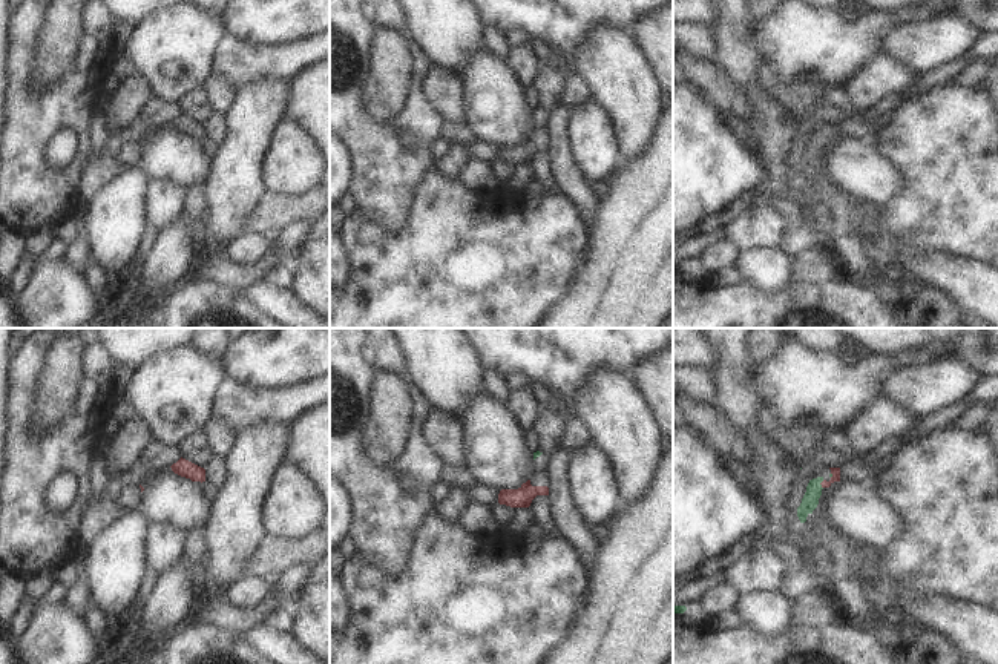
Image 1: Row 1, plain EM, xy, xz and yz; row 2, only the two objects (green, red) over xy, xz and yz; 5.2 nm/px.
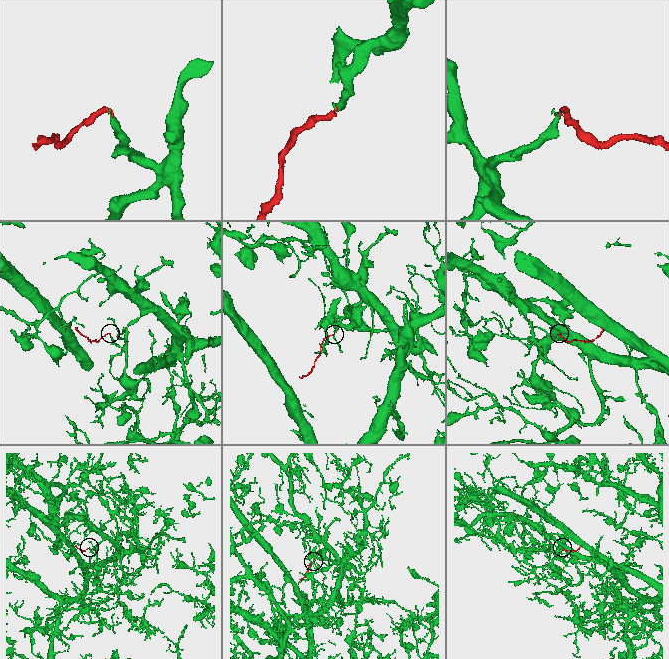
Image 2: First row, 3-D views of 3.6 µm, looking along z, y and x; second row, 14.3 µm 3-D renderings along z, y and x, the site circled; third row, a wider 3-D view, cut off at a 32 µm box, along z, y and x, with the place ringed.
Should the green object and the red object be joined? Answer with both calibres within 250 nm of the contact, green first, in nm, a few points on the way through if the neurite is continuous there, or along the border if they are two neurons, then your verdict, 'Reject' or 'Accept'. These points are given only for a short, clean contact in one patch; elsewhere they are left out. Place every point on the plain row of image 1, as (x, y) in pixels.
Thickness 90 nm (green) against 50 nm. Path across: yz (810, 157), (820, 141), (828, 140), (836, 128). Accept.

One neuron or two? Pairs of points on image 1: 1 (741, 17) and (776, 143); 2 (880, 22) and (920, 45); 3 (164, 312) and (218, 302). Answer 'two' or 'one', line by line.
1: one
2: two
3: one

